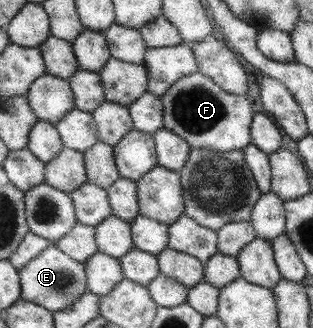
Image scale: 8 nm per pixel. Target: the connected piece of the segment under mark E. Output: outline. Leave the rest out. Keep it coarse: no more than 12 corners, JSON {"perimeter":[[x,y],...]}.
{"perimeter":[[56,243],[19,270],[22,298],[52,312],[88,292],[86,265]]}

